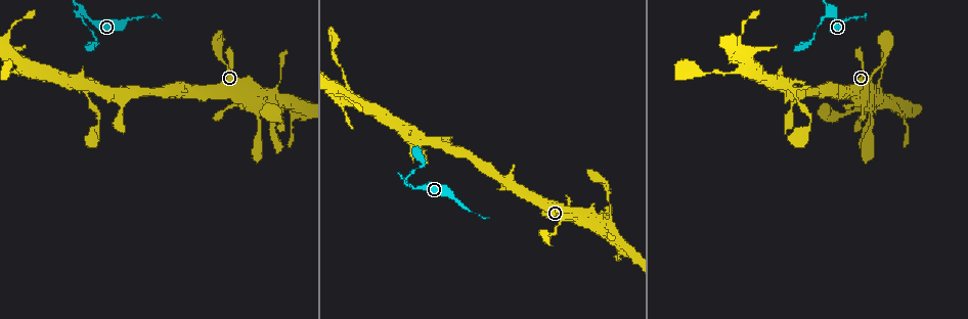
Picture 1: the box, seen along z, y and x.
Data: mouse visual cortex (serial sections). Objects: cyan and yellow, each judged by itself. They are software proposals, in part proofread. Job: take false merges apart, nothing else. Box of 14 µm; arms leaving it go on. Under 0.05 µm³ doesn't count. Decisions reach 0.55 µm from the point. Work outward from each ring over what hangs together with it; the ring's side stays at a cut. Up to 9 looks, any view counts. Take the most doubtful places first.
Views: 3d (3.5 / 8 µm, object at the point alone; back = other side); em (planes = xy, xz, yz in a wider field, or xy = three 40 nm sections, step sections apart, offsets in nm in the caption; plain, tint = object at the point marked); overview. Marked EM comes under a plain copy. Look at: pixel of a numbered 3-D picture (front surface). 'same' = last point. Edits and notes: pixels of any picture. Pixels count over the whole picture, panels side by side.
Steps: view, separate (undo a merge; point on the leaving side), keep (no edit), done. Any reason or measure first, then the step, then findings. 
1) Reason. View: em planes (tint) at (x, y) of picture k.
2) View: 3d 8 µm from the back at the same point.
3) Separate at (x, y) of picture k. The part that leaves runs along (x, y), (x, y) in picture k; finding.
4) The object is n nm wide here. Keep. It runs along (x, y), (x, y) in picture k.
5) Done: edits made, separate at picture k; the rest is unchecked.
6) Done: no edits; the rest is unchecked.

Three-way junction. View: em xy step 1 (tint) at (836, 12) of picture 1.

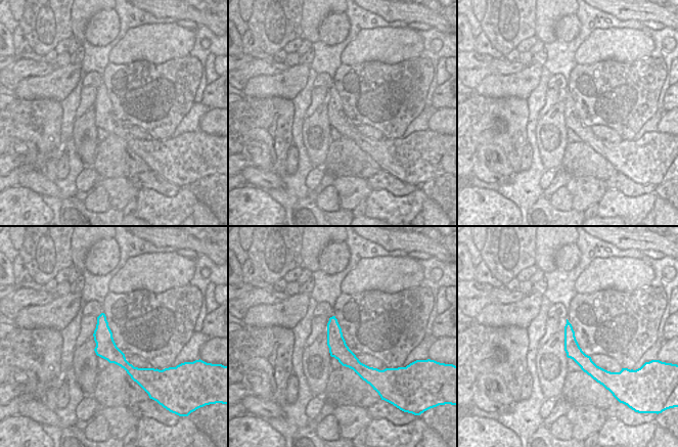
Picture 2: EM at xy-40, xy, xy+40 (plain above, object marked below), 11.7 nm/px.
See where the arms go. View: 3d 3.5 µm at the same point.

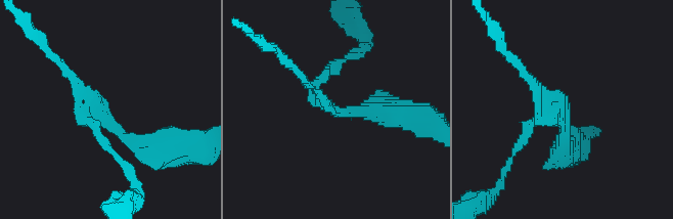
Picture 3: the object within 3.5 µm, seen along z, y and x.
3 arms meet here; the arms are 150, 150, 300 nm wide. Keep. It runs along (102, 316), (104, 344), (140, 375) in picture 2; continuous, no second cell.

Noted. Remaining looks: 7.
Thin arm on a thick one. View: 3d 3.5 µm at (789, 82) of picture 1.

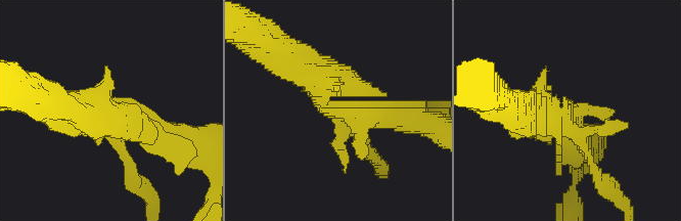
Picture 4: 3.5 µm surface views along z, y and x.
View: em xy step 1 (tint) at (567, 116) of picture 4.

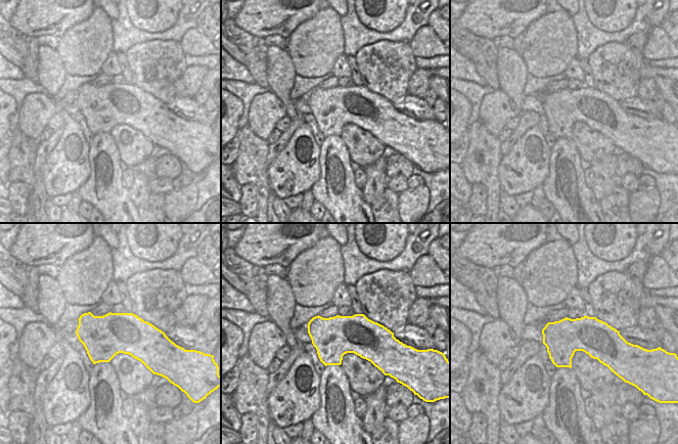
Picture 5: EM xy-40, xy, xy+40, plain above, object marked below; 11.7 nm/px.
View: em xy step 5 (tint) at the same point.

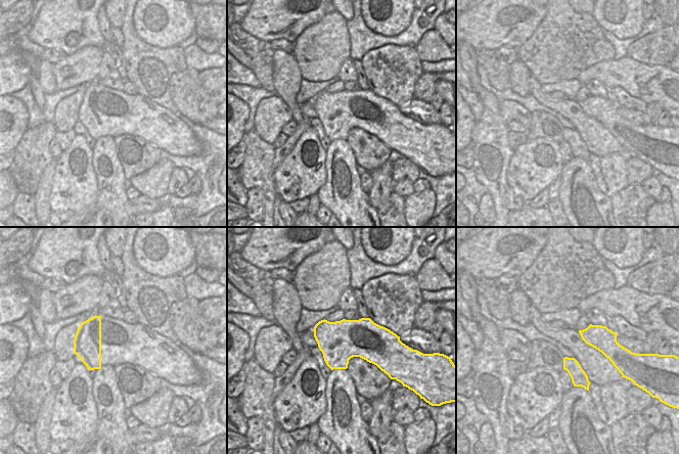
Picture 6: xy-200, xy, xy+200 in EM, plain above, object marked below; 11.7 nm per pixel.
The object is 480 nm wide here. Keep. It runs along (407, 117), (328, 109), (304, 70) in picture 4; one cell here.

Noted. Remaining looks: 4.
View: 3d 3.5 µm at (609, 221) of picture 1.

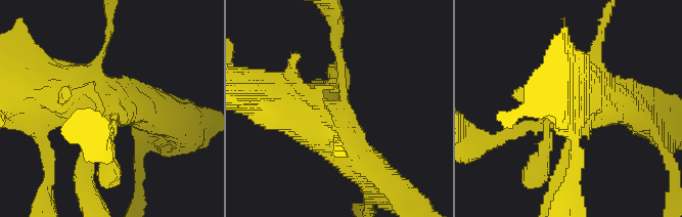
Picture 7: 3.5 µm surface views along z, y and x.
Shape alone is not enough. View: em xy step 5 (tint) at (111, 107) of picture 7.

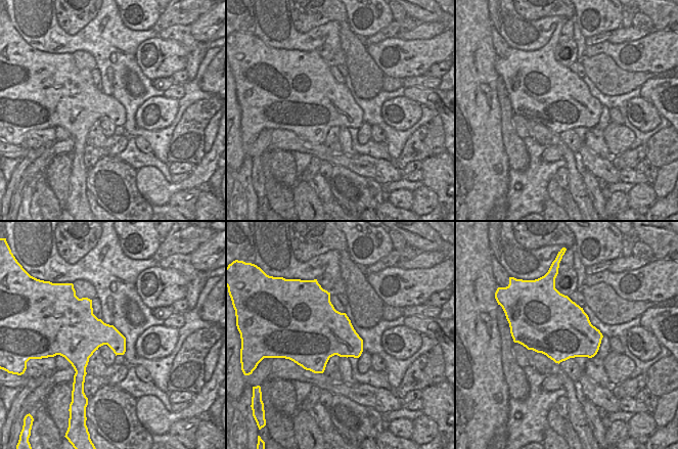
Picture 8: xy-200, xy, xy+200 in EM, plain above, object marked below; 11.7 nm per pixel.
Keep. It runs along (264, 99), (327, 120), (367, 170) in picture 7; one cell here.

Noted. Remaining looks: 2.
Abrupt turn. View: 3d 8 µm at (810, 118) of picture 1.

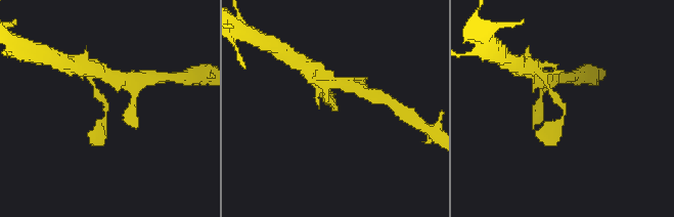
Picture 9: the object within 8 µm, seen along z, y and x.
The arms are 200, 300 nm wide. View: em xy step 1 (tint) at (107, 111) of picture 9.

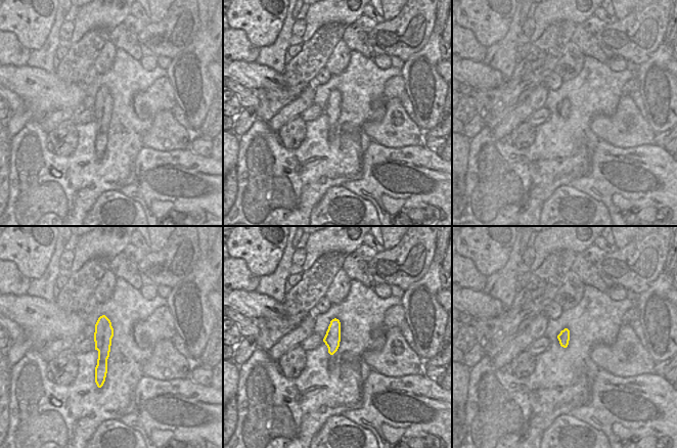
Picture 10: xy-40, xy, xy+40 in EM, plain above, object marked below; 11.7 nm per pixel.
Keep. It runs along (103, 318), (103, 356), (99, 384) in picture 10; one cell here.

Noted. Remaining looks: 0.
Done: no edits; the rest is unchecked.

